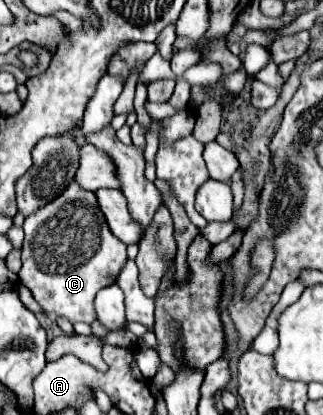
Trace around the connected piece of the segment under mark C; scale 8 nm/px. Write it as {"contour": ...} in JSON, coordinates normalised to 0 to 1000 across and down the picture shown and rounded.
{"contour":[[[217,441],[211,455],[186,475],[173,475],[161,489],[99,513],[93,523],[80,523],[74,561],[80,571],[68,590],[68,648],[56,667],[99,701],[105,720],[136,745],[142,764],[161,778],[173,778],[186,764],[204,764],[217,778],[241,778],[241,773],[291,778],[297,773],[297,749],[291,749],[297,706],[347,687],[396,629],[390,590],[341,561],[328,528],[316,508],[303,504],[291,465],[260,460],[235,441]]]}

